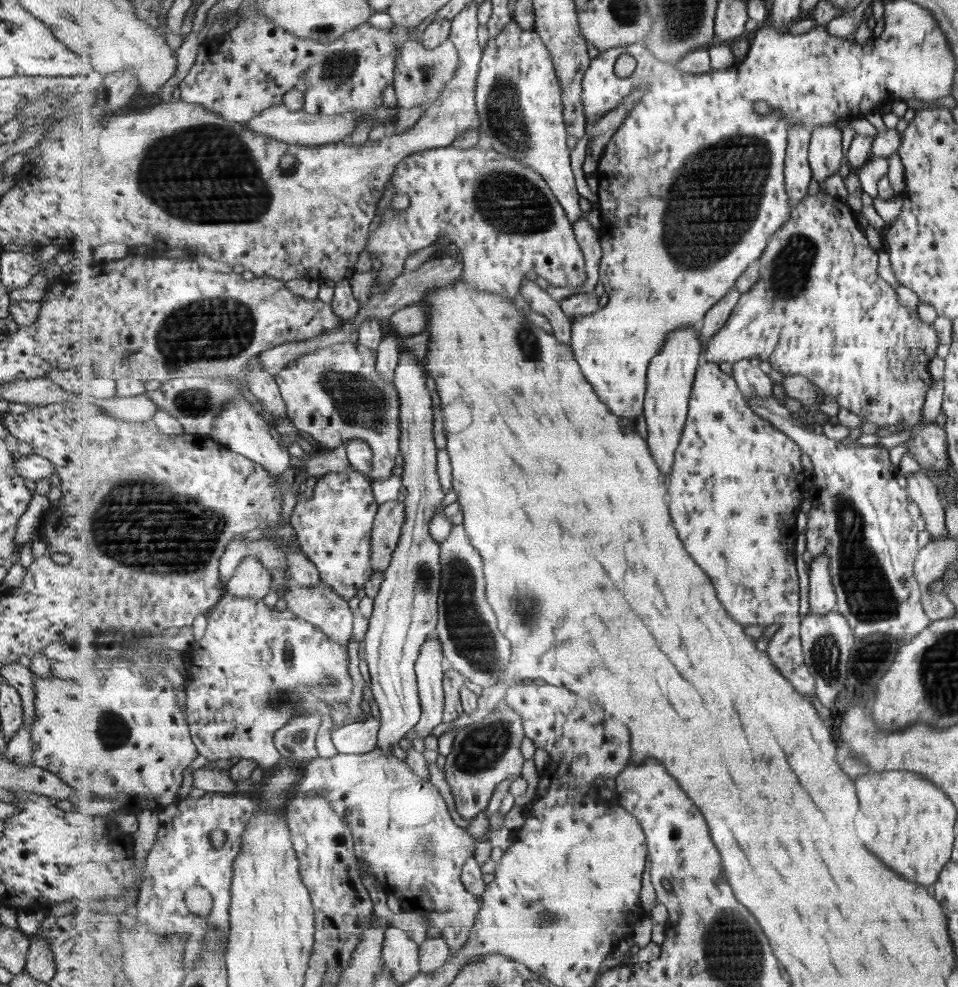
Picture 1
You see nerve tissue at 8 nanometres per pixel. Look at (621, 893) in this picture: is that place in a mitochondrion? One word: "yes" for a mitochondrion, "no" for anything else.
no

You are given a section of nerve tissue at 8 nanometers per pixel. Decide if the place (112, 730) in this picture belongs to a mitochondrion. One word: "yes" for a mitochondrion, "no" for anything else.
yes

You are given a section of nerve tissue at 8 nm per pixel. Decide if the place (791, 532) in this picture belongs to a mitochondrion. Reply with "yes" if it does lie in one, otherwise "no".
no

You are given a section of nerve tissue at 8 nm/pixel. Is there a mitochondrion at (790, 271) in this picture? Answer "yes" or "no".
yes

